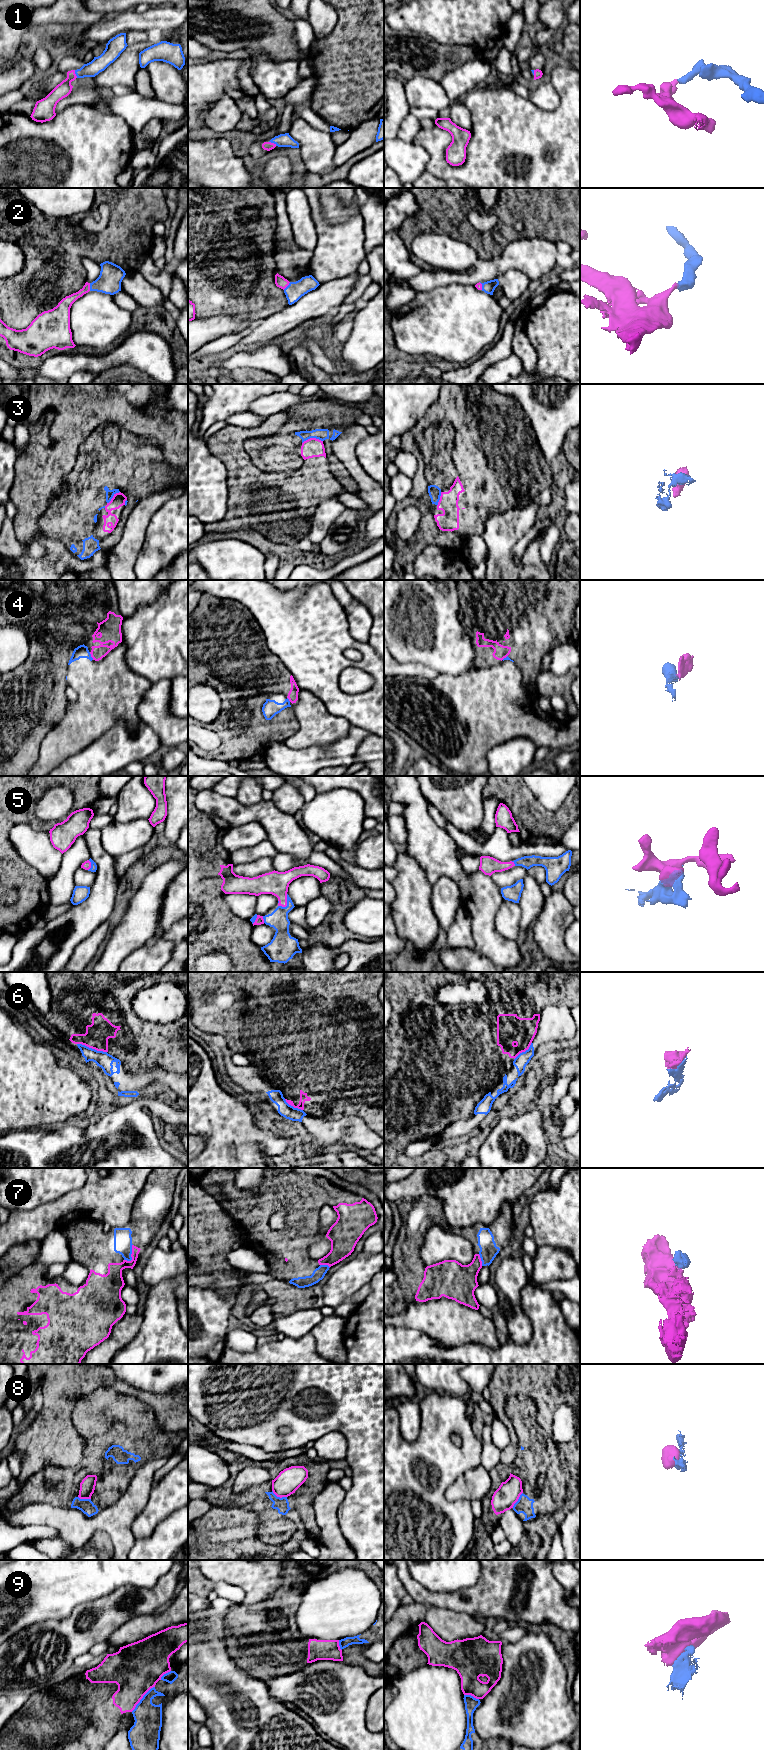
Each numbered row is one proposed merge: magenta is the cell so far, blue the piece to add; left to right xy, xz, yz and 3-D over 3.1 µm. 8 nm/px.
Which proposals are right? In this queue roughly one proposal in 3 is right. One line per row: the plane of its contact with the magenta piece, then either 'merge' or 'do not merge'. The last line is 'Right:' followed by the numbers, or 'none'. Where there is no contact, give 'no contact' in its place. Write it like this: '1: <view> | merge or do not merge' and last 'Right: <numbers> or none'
1: xz | merge
2: xy | merge
3: xz | do not merge
4: xy | do not merge
5: xz | merge
6: xy | do not merge
7: xy | merge
8: xz | do not merge
9: xy | do not merge
Right: 1, 2, 5, 7

